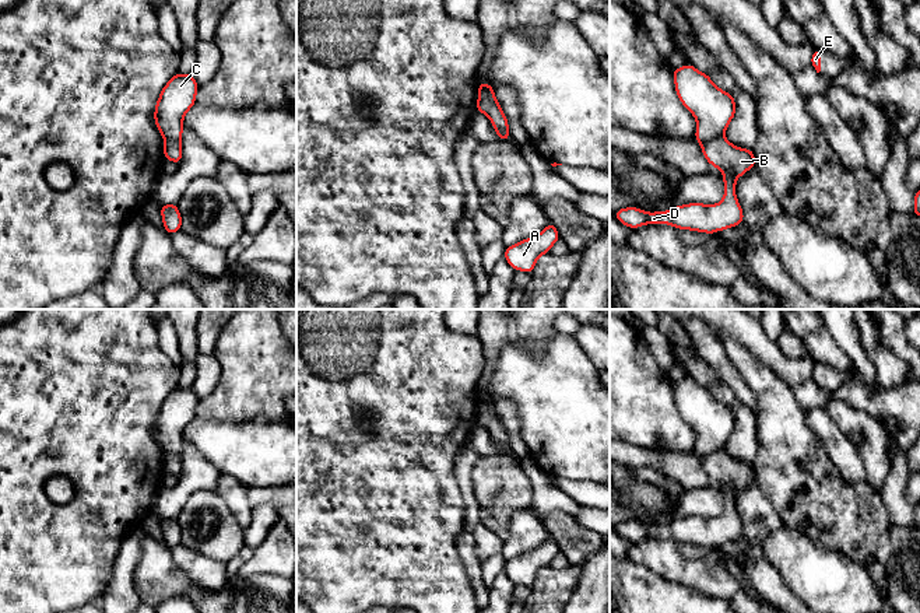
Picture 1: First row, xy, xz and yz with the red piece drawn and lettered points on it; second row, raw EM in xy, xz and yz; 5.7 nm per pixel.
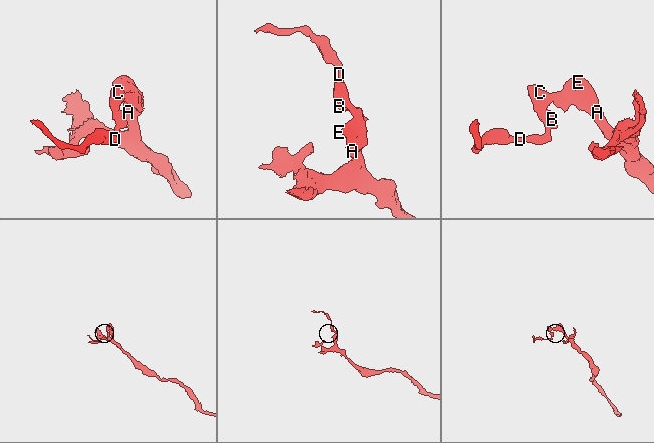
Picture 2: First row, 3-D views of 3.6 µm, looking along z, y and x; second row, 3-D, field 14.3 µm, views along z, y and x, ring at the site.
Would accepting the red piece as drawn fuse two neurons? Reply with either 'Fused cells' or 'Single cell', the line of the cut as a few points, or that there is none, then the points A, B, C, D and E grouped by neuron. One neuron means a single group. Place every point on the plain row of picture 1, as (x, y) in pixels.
Fused cells. Split along yz (723, 448), (701, 458). Groups: A C E / B D

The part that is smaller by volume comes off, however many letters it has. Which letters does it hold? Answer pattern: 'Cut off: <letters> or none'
Cut off: B, D

